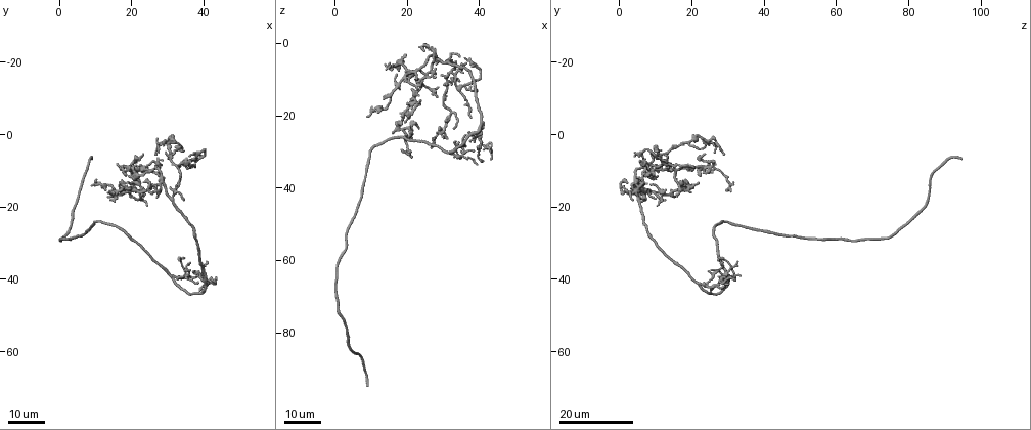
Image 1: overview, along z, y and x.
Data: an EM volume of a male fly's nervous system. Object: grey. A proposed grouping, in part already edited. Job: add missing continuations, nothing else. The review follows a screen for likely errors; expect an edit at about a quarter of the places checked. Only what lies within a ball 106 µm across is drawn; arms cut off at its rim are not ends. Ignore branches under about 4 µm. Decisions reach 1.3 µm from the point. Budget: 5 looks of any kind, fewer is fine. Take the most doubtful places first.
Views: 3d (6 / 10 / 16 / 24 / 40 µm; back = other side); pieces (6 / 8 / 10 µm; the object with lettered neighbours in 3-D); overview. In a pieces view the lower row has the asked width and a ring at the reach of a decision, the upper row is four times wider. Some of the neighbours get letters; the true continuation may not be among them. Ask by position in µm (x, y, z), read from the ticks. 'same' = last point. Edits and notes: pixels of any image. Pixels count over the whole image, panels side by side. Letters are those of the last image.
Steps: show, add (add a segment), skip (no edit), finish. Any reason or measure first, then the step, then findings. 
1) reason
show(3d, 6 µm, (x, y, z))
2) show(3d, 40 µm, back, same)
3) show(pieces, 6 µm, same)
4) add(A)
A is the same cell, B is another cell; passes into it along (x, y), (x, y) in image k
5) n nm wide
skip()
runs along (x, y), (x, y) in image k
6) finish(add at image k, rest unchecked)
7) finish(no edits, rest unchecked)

free end
show(3d, 16 µm, (9.5, 14.0, 20.5))

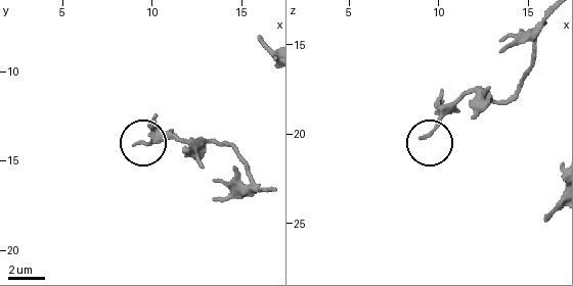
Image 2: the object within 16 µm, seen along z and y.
show(pieces, 8 µm, (9.1, 14.1, 20.2))

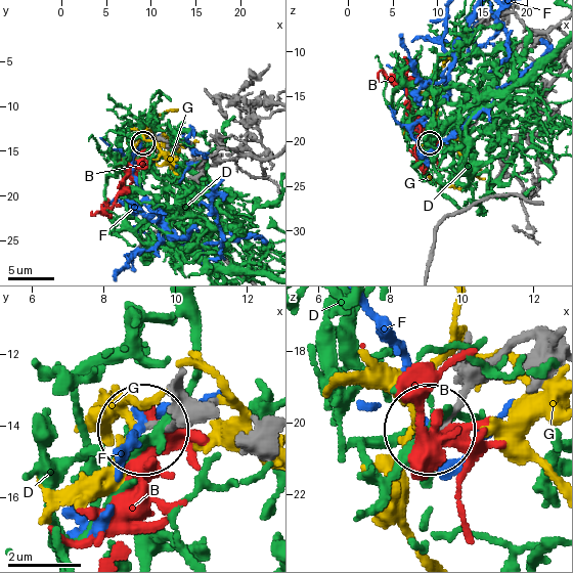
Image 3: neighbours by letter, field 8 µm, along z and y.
skip()
B, D, F and G are other cells; runs along (211, 420), (150, 429) in image 3; no lettered segment goes on from it

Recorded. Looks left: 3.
thin end
show(3d, 24 µm, (34.0, 17.5, 3.5))

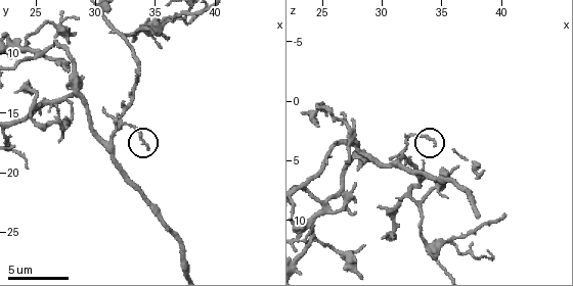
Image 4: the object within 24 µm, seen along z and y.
what lies round it
show(pieces, 6 µm, (34.4, 17.8, 3.8))

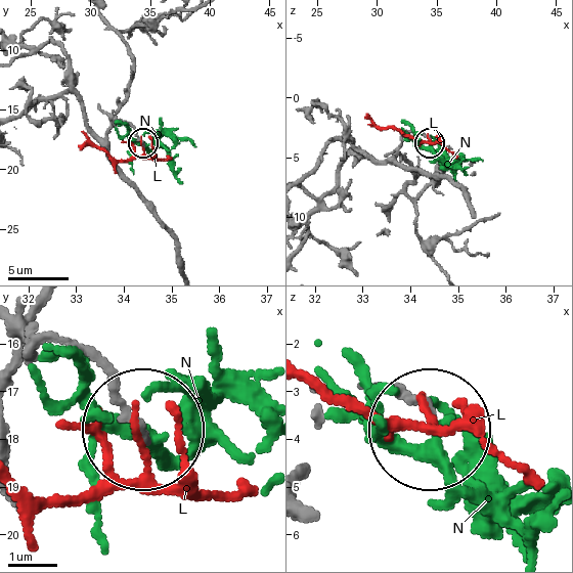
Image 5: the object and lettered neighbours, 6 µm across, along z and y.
160 nm wide
skip()
L and N are other cells; no lettered segment goes on from it

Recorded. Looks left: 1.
thin end
show(pieces, 8 µm, (30.8, 14.8, 4.8))

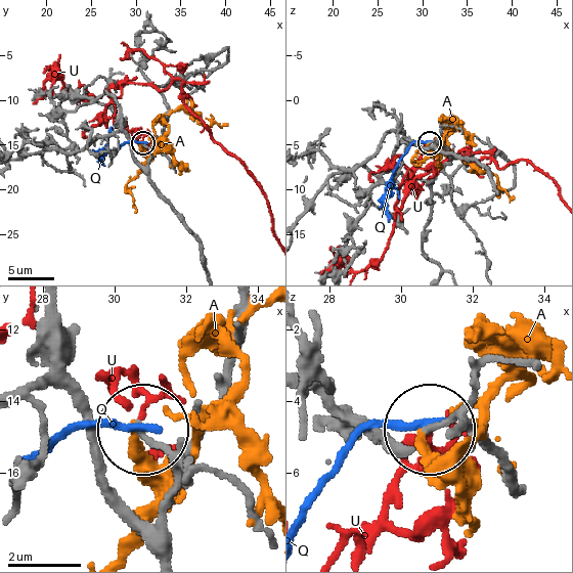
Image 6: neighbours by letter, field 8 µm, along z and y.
160 nm wide
skip()
A, Q and U are other cells; runs along (495, 186), (477, 160), (430, 142) in image 6; none of them fits

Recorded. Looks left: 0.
finish(no edits, rest unchecked)

